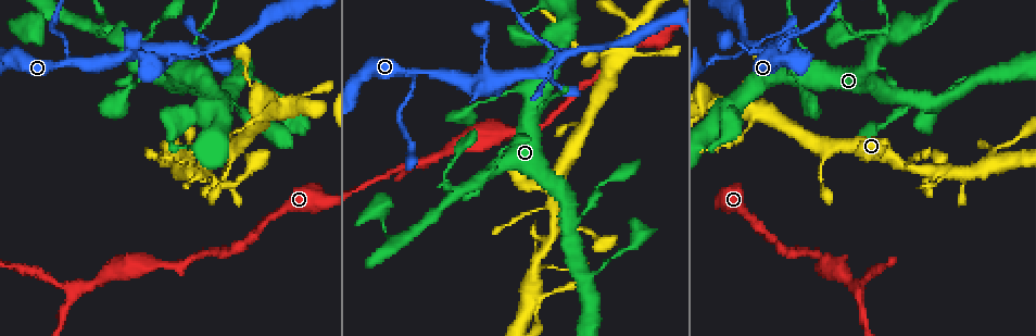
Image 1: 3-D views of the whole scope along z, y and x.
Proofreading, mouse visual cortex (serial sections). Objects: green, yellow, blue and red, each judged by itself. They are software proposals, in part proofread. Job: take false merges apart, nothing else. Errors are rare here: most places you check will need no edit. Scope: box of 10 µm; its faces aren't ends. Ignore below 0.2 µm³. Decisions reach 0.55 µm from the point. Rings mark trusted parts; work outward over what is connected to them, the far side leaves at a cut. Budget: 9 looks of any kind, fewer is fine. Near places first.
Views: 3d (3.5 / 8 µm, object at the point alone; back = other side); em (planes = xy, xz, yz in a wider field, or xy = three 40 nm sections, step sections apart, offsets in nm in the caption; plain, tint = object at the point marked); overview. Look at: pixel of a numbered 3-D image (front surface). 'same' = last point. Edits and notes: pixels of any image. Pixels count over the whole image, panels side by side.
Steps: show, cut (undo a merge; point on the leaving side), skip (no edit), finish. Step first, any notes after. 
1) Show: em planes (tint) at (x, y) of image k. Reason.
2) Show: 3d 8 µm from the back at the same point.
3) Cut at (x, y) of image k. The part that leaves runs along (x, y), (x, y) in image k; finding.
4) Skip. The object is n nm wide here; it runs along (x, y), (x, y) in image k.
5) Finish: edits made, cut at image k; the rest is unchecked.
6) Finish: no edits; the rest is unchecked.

Show: 3d 3.5 µm at (533, 296) of image 1. Thin arm on a thick one.

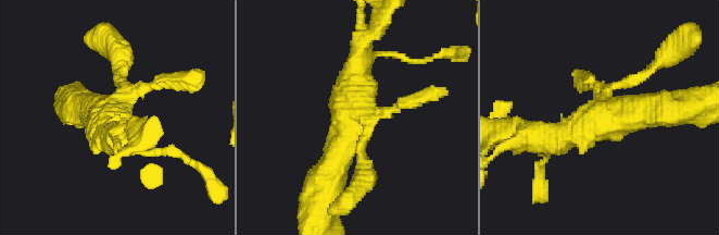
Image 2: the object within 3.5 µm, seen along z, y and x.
Show: em xy step 5 (tint) at (596, 118) of image 2. Need the tissue.

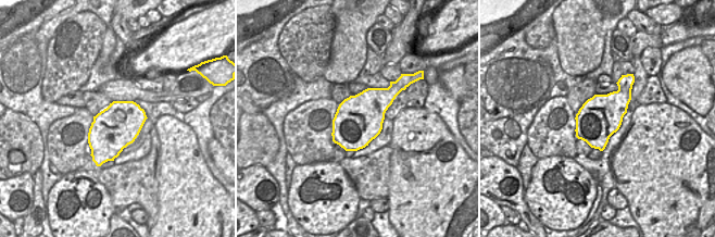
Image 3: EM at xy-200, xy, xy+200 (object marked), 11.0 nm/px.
Show: em xy step 3 (tint) at the same point. Cut it another way.

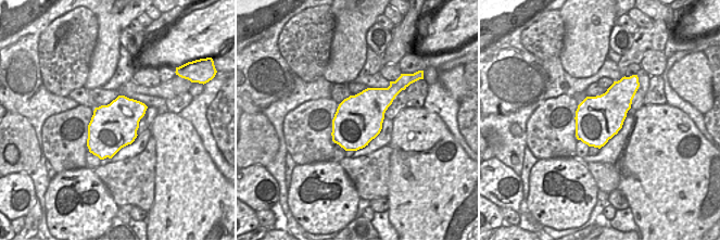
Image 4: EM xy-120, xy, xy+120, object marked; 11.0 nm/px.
Skip. It runs along (362, 47), (345, 138), (329, 175) in image 2; continuous, no second cell.

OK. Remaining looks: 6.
Show: 3d 8 µm at (556, 60) of image 1. Three-way junction.

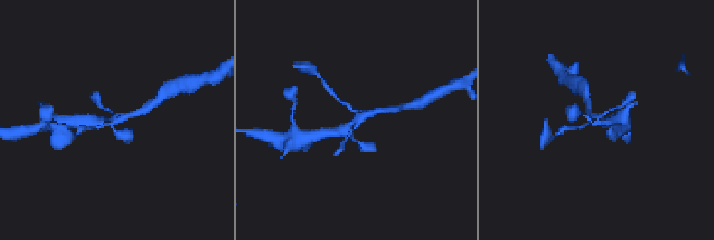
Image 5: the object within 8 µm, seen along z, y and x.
Show: em xy step 2 (tint) at the same point.

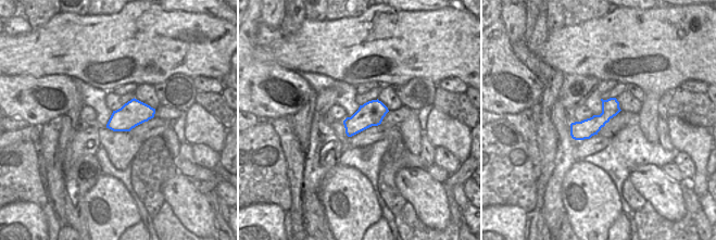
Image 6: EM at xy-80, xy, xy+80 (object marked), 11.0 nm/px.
Skip. It runs along (614, 101), (597, 123), (573, 133) in image 6; continuous, no second cell.

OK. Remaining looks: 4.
Show: 3d 3.5 µm from the back at (452, 194) of image 1. Side arm on a straight run.

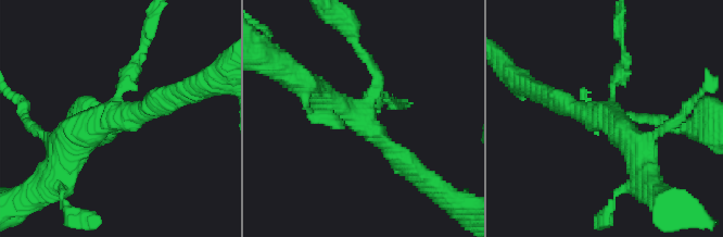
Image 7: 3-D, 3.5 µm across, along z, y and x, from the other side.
Show: em xy step 2 (tint) at (603, 114) of image 7.

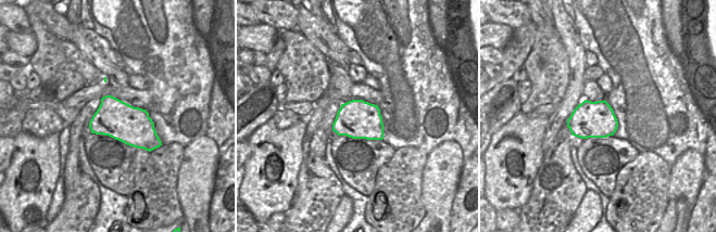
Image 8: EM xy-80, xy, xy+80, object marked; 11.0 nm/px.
Skip. The object is 440 nm wide here; it runs along (305, 84), (349, 111), (411, 167) in image 7; continuous, no second cell.

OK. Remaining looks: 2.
Show: 3d 3.5 µm at (377, 211) of image 1. Abrupt turn.

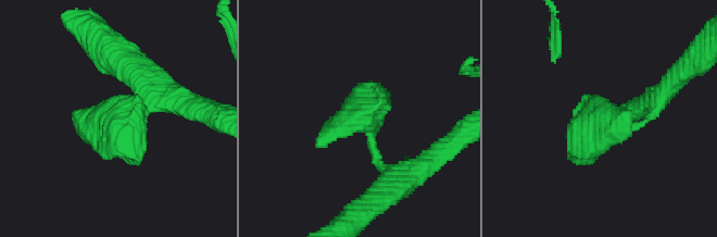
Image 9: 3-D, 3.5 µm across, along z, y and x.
Show: em planes (tint) at (366, 117) of image 9. Now the EM.

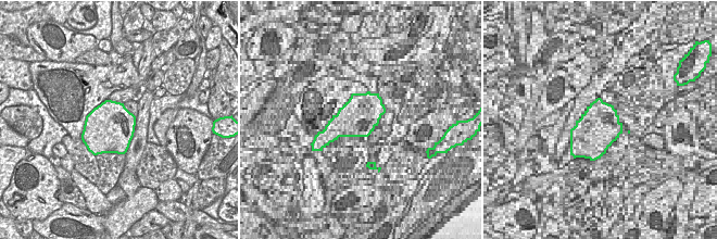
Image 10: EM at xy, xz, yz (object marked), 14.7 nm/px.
Skip. It runs along (657, 107), (575, 163) in image 9; continuous, no second cell.

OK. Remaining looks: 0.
Finish: no edits; the rest is unchecked.

